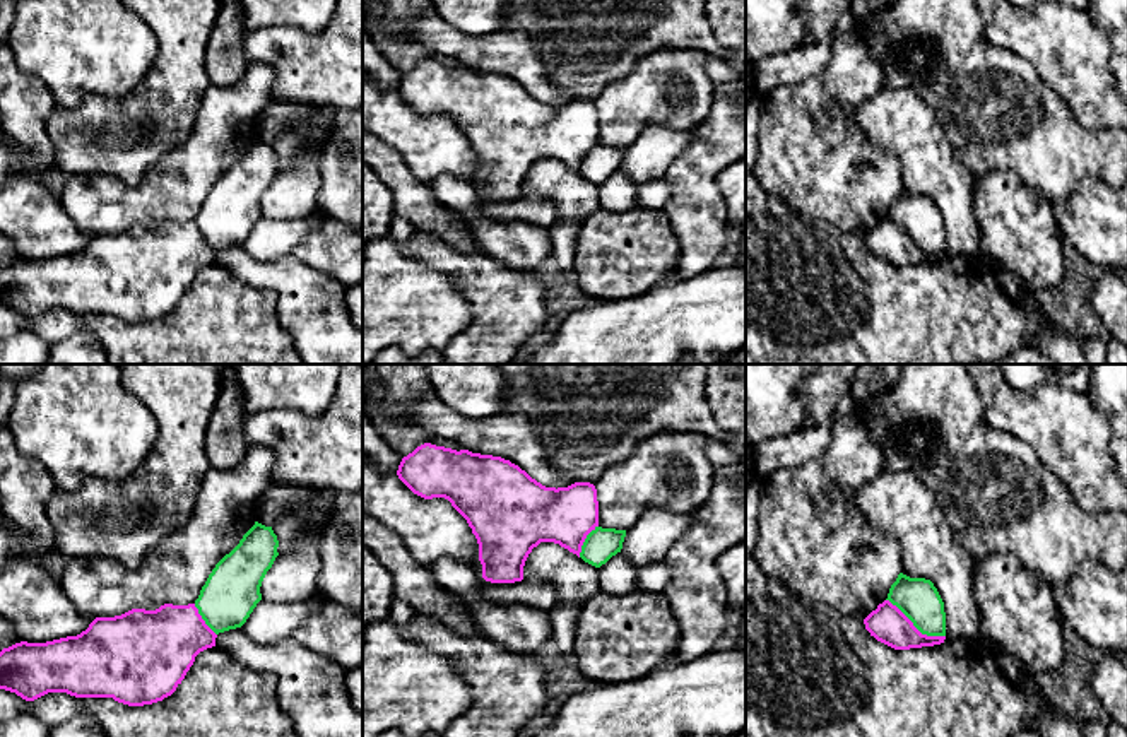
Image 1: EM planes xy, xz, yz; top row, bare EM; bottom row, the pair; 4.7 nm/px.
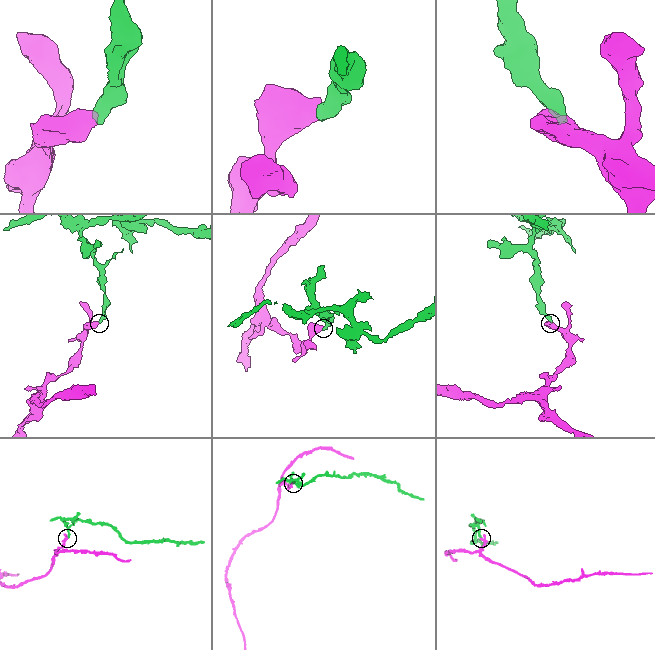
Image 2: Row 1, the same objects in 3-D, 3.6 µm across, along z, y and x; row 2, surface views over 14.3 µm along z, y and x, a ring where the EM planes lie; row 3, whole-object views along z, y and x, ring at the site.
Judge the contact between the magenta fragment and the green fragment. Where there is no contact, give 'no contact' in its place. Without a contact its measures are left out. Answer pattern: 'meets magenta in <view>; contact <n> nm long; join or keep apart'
meets magenta in yz; contact 340 nm long; keep apart

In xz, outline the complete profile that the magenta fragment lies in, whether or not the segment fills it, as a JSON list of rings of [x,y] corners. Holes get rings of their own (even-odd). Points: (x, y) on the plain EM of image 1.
[[[424,60],[402,75],[397,92],[424,116],[448,116],[467,137],[479,161],[482,195],[491,200],[522,198],[525,178],[540,159],[559,161],[580,174],[587,152],[599,144],[599,118],[593,101],[546,104],[501,74]]]

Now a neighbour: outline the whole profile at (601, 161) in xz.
[[[595,144],[587,152],[580,174],[595,185],[600,185],[612,173],[621,169],[624,154],[626,147]]]

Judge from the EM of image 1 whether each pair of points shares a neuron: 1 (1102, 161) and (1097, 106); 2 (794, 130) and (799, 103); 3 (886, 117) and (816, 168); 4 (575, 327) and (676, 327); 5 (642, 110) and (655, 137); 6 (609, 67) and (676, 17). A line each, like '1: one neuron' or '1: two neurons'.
1: two neurons
2: one neuron
3: two neurons
4: one neuron
5: two neurons
6: one neuron

